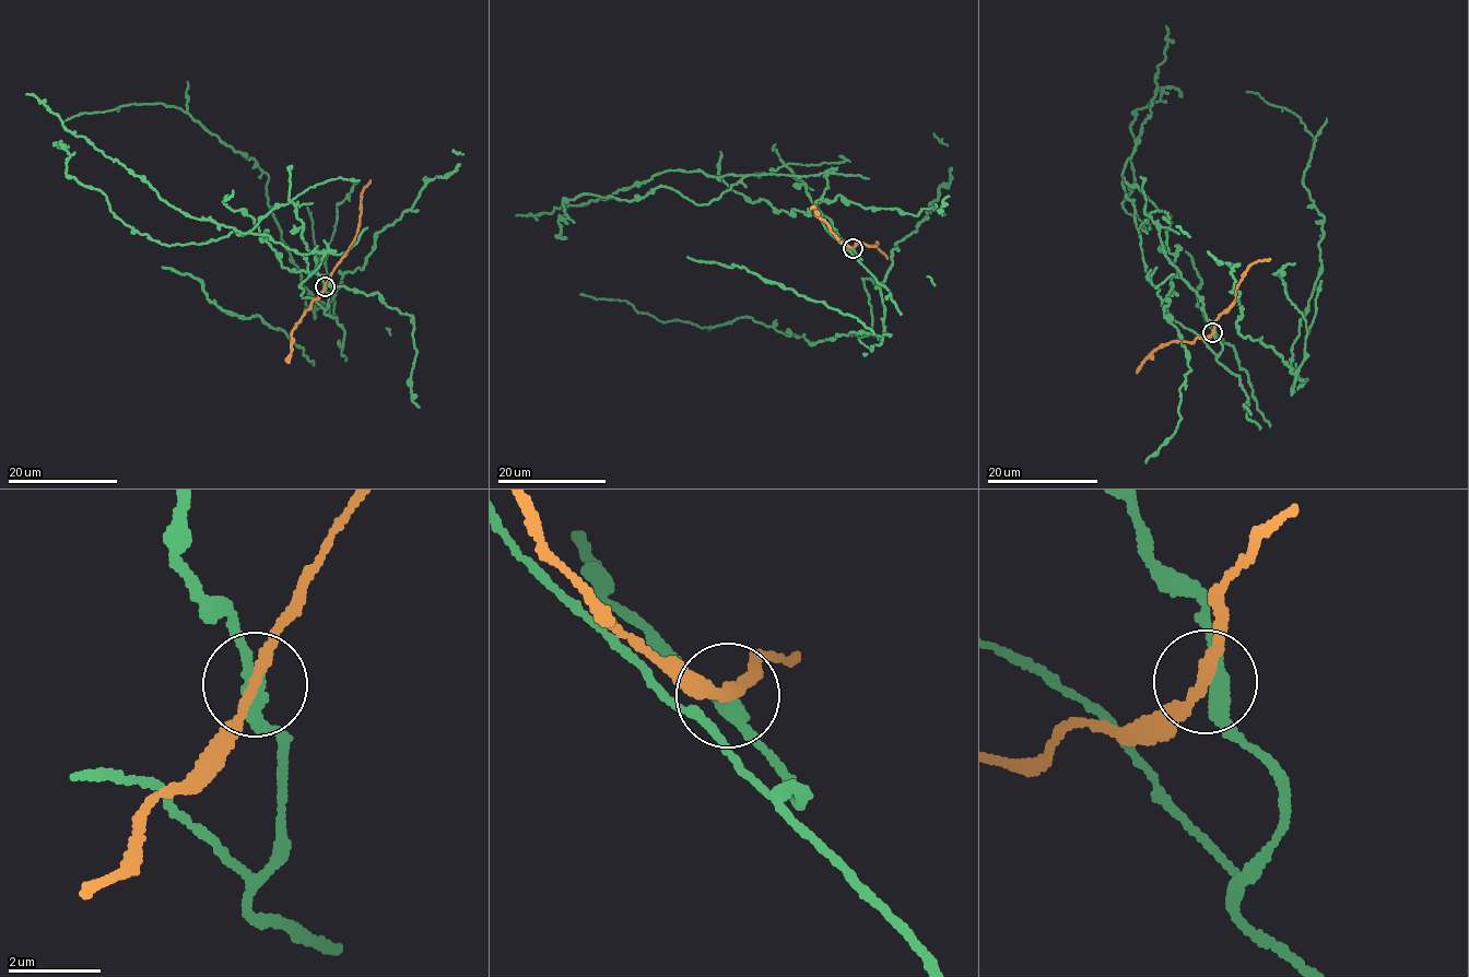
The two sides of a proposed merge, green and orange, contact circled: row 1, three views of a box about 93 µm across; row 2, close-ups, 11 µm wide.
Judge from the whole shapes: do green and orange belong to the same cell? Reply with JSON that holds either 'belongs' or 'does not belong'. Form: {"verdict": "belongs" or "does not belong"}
{"verdict": "does not belong"}

